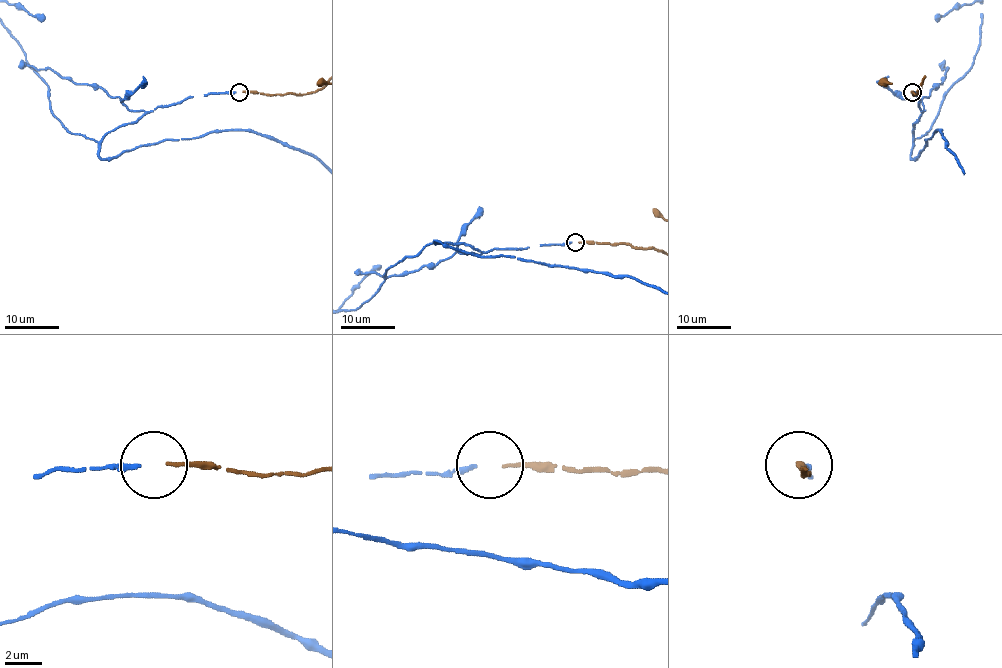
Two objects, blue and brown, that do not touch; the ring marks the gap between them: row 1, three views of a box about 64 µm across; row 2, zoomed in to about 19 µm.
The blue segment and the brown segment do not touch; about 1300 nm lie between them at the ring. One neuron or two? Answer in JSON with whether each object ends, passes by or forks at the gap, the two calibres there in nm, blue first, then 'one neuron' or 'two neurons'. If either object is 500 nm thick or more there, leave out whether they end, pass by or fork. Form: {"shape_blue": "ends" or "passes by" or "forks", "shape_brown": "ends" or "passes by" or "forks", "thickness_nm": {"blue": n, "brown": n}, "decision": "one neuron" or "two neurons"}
{"shape_blue": "ends", "shape_brown": "ends", "thickness_nm": {"blue": 280, "brown": 180}, "decision": "one neuron"}

